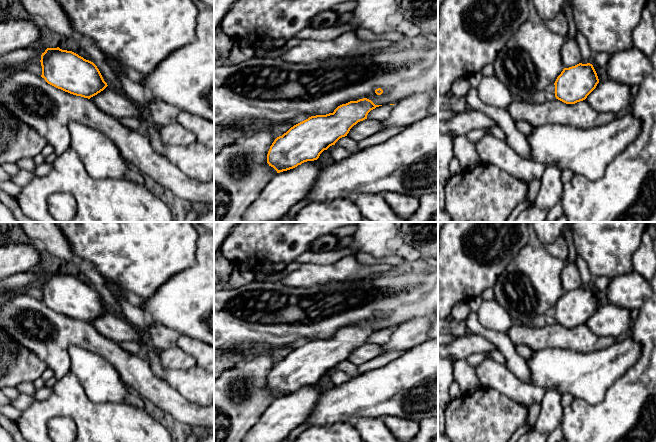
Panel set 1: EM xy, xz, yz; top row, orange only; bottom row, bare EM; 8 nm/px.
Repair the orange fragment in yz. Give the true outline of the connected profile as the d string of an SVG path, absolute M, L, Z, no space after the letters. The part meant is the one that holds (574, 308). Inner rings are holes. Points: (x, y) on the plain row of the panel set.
M592 288L564 292L555 307L556 323L575 328L585 324L597 336L620 339L632 324L630 311L612 303L600 305Z

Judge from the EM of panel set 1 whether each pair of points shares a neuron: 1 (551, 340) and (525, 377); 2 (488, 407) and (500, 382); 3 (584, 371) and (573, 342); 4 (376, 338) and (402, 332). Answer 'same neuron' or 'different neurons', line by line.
1: different neurons
2: different neurons
3: different neurons
4: different neurons

